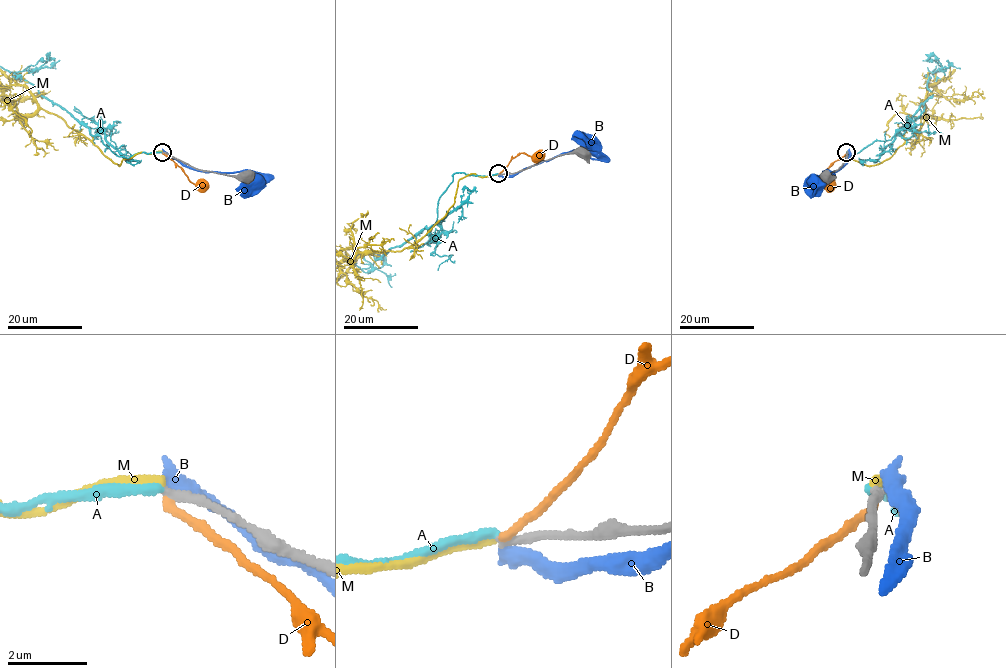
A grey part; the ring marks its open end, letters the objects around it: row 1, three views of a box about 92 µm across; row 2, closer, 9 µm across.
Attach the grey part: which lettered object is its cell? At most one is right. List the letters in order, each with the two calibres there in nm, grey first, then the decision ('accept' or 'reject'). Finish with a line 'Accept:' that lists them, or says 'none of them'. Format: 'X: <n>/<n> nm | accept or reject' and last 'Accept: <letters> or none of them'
A: 240/240 nm | accept
B: 260/480 nm | reject
D: 260/220 nm | reject
M: 240/260 nm | reject
Accept: A

